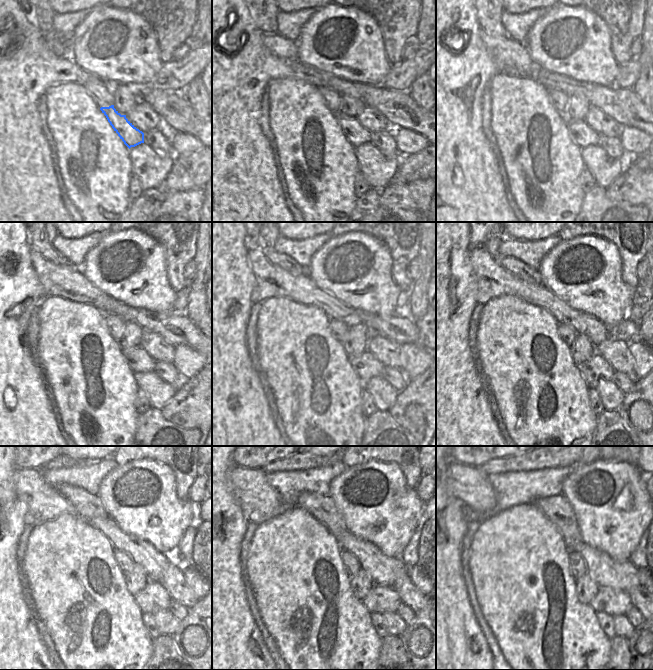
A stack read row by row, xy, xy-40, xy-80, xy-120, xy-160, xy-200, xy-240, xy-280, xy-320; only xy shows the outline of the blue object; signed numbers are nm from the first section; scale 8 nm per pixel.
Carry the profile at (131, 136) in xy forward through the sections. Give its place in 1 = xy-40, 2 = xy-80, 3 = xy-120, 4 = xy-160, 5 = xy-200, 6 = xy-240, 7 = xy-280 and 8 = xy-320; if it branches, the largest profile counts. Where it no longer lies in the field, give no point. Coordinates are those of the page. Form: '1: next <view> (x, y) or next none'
1: next xy-40 (356, 135)
2: next xy-80 (583, 135)
3: next xy-120 (139, 361)
4: next xy-160 (366, 366)
5: next xy-200 (595, 368)
6: next xy-240 (153, 597)
7: next xy-280 (381, 599)
8: next xy-320 (614, 602)

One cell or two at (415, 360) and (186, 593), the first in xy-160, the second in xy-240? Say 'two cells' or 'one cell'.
two cells

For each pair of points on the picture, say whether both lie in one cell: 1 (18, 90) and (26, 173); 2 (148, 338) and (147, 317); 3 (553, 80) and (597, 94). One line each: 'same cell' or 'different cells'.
1: same cell
2: different cells
3: same cell

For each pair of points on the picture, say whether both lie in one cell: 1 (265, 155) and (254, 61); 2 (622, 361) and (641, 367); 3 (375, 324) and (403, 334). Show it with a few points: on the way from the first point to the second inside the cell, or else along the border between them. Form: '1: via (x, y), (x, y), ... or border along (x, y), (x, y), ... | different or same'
1: via (247, 132), (247, 84) | same
2: border along (627, 343), (636, 378) | different
3: via (382, 325), (396, 328) | same

